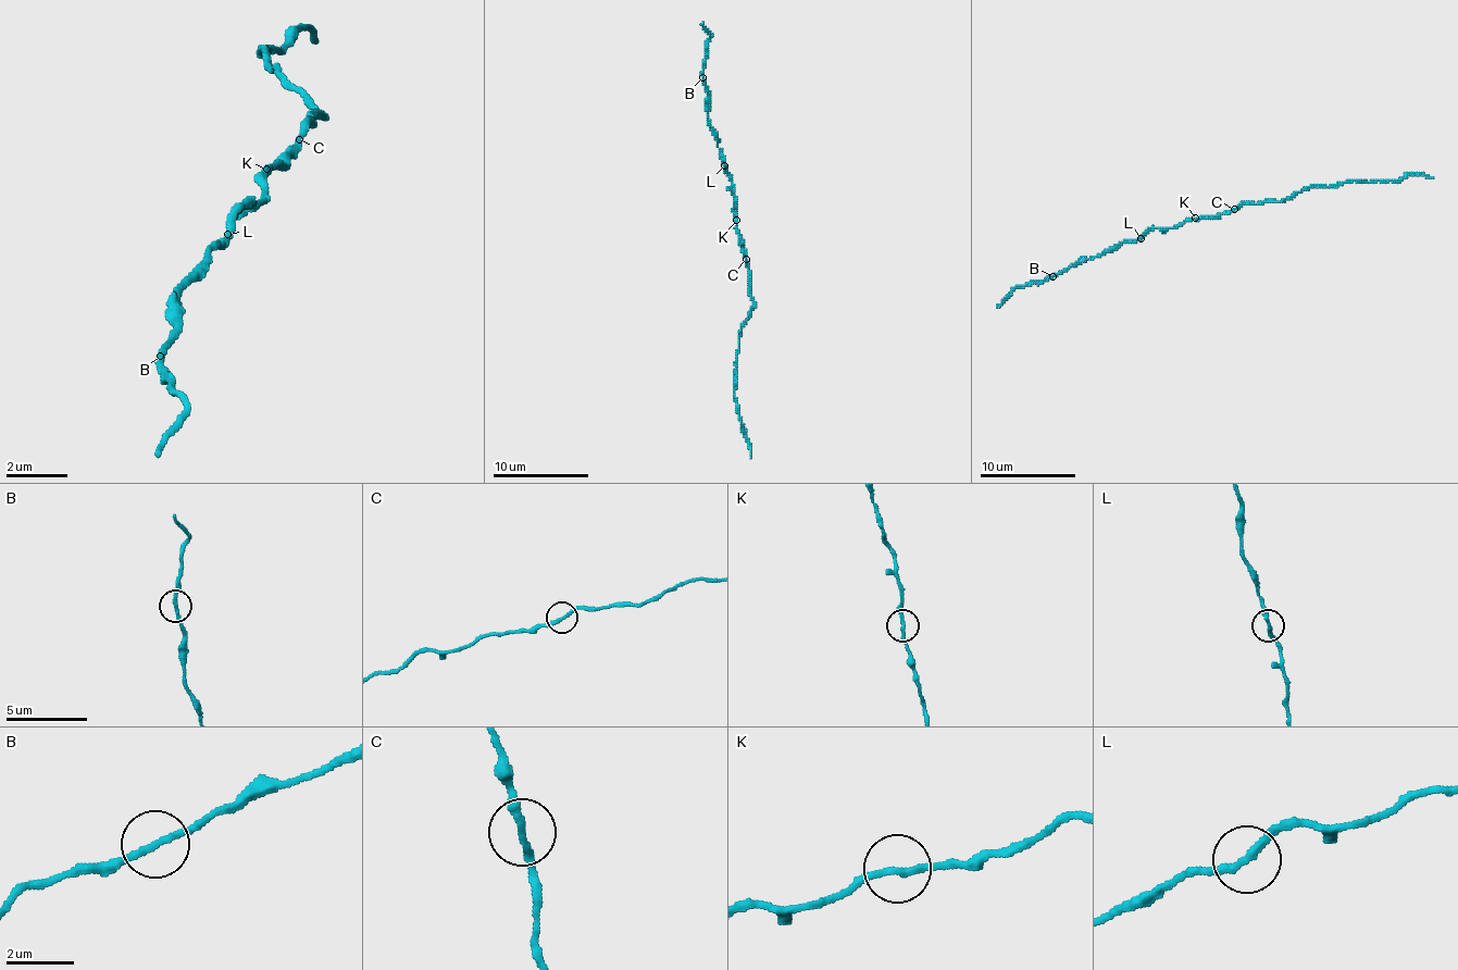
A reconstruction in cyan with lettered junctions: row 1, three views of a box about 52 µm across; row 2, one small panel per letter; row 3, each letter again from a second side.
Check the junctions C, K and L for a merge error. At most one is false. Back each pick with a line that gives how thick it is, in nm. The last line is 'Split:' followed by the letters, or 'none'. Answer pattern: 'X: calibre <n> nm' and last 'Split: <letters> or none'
Split: none

